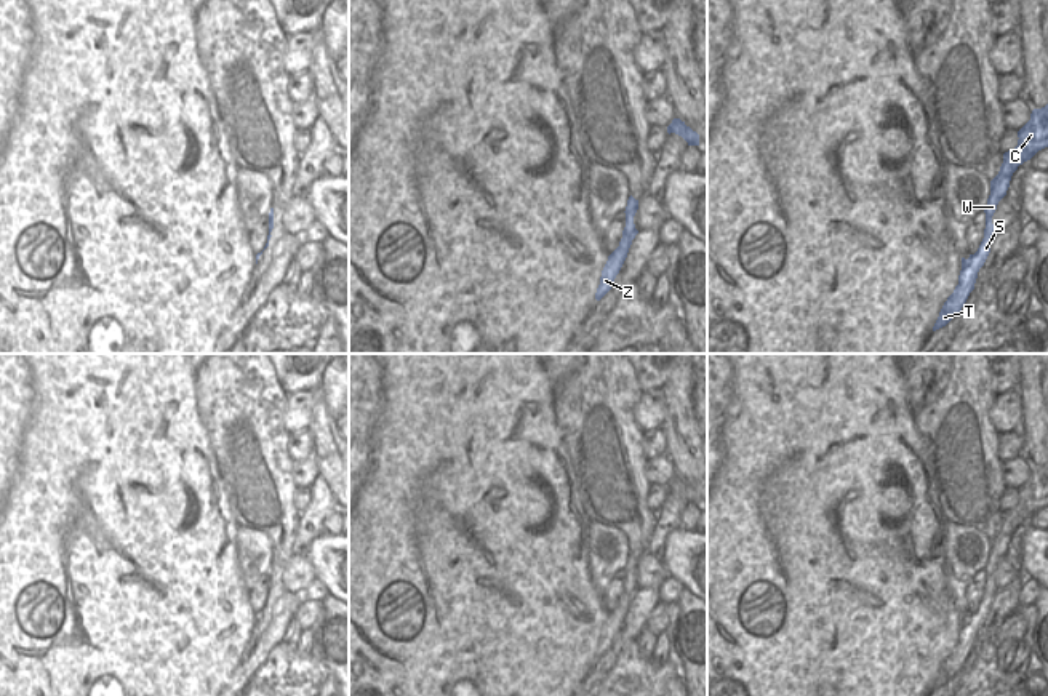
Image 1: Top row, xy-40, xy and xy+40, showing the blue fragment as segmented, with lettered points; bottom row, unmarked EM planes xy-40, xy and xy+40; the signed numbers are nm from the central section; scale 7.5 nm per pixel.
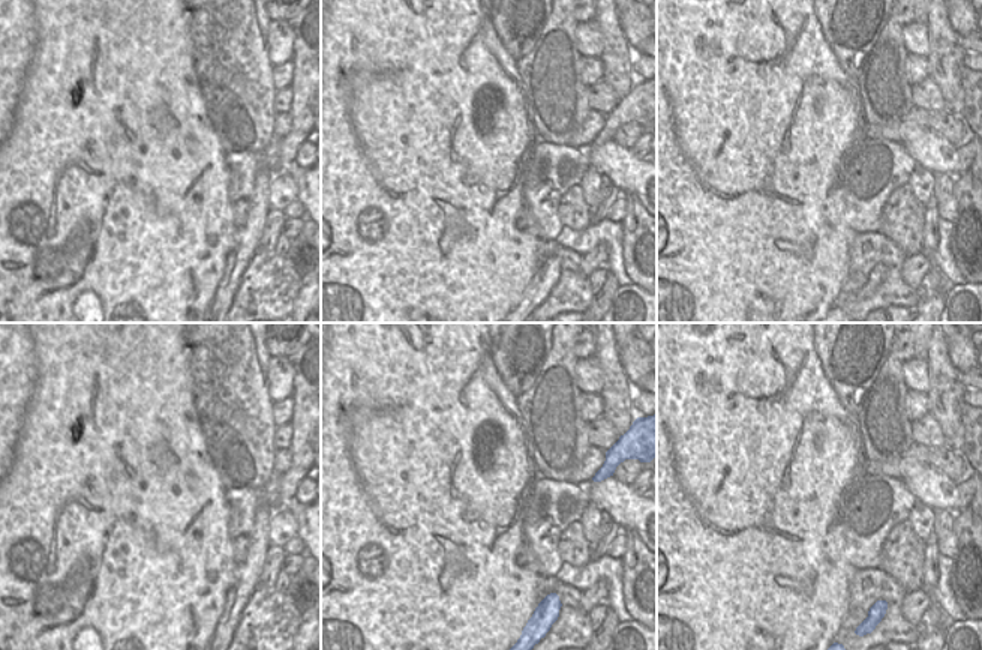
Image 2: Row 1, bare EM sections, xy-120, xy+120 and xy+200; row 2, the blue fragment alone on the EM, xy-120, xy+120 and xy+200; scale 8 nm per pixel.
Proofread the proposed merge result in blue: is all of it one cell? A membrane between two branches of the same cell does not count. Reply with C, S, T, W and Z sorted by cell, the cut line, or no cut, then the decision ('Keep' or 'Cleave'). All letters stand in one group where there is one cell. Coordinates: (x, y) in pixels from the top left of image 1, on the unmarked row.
Groups: C S T W Z. No split. Keep.

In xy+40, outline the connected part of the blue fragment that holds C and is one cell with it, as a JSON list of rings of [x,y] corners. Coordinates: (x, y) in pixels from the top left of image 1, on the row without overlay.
[[[1048,462],[1042,467],[1034,467],[1030,478],[1018,490],[1018,504],[1003,512],[1003,522],[998,533],[990,539],[990,554],[987,557],[984,597],[974,613],[968,618],[962,616],[962,629],[958,643],[944,661],[933,690],[946,685],[965,664],[970,651],[974,648],[979,627],[984,624],[997,587],[992,582],[992,574],[998,560],[1006,554],[1013,531],[1019,523],[1030,518],[1038,509],[1048,506]]]

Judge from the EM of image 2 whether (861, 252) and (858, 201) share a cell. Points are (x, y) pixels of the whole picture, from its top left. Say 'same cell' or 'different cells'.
different cells

